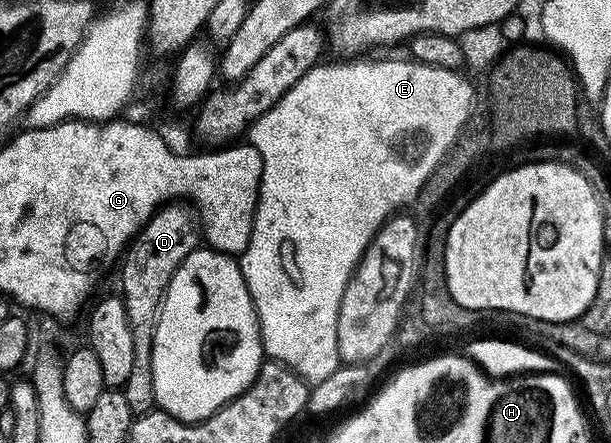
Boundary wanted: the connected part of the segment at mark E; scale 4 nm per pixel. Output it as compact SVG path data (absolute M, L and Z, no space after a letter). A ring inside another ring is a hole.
M336 59L333 65L321 63L315 65L310 72L302 75L282 99L257 119L250 127L250 143L262 155L262 179L260 180L260 198L254 215L254 231L250 231L250 243L246 251L239 254L240 273L246 279L246 287L250 291L250 299L256 308L256 318L260 324L260 341L264 344L264 352L271 360L280 361L286 367L304 378L309 383L315 383L333 375L342 365L338 351L338 335L342 318L340 308L346 305L344 292L346 283L350 283L356 264L364 257L368 244L374 239L376 232L388 222L389 217L399 214L403 205L408 205L419 198L428 181L428 176L435 171L440 160L452 150L453 143L463 131L464 124L473 116L472 85L455 69L443 69L440 66L424 65L420 61L364 61L368 59ZM411 133L421 133L424 136L424 146L417 157L403 157L396 144Z

